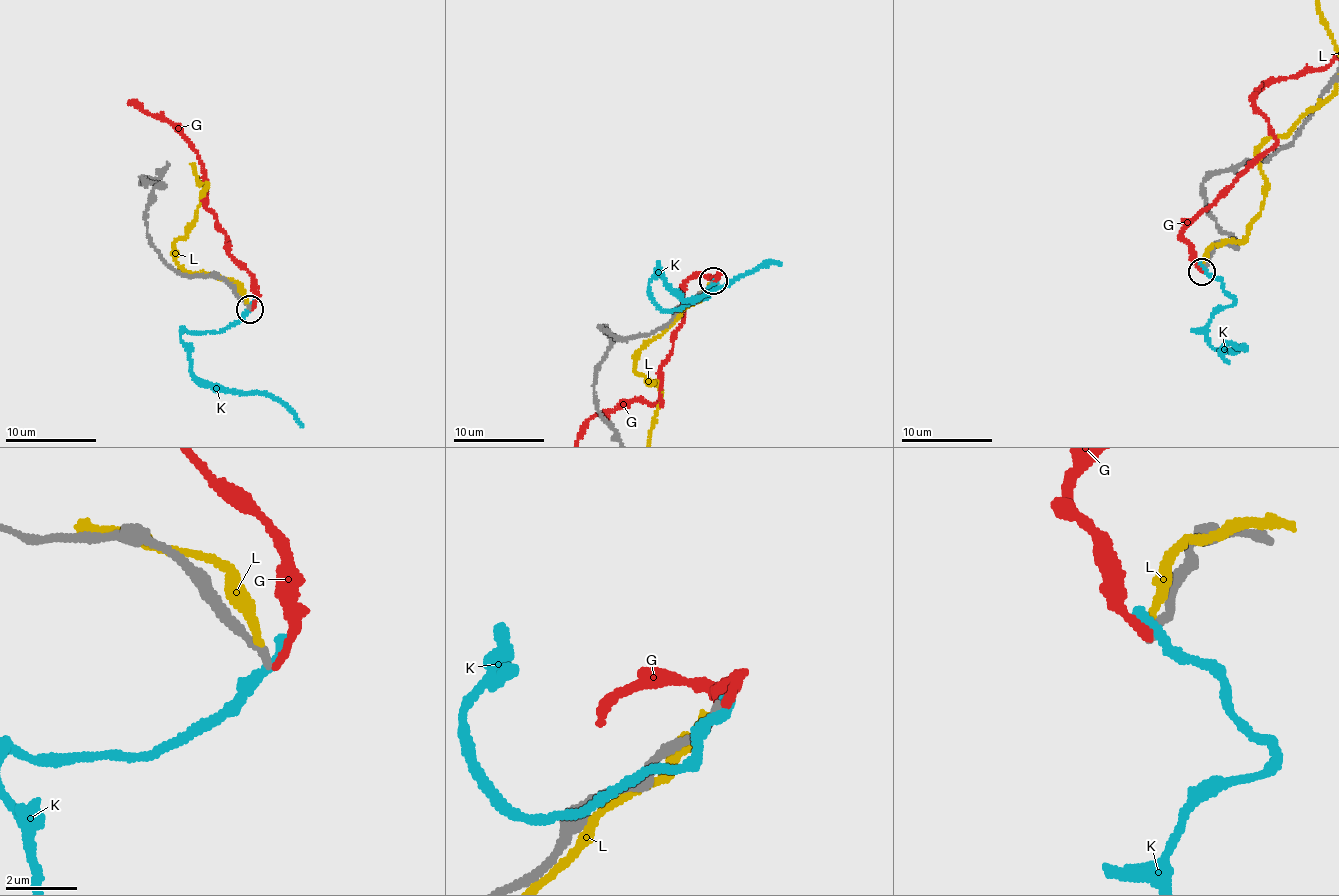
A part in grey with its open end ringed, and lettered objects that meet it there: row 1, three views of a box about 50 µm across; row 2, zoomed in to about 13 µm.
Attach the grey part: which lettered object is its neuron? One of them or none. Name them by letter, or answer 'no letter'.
no letter

